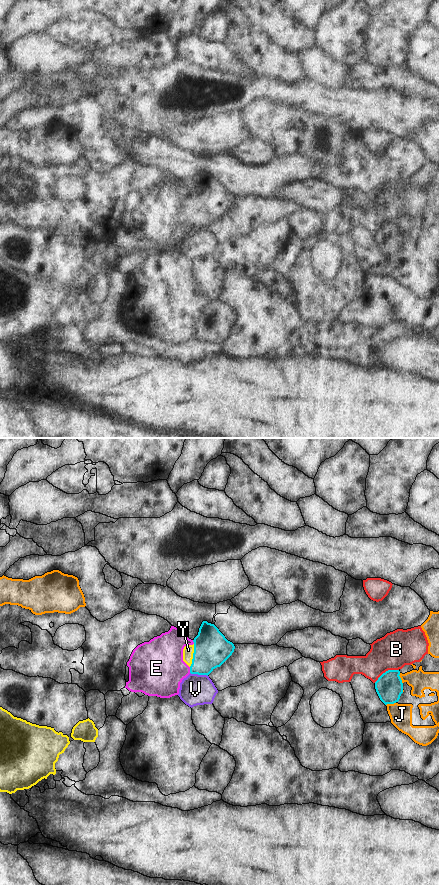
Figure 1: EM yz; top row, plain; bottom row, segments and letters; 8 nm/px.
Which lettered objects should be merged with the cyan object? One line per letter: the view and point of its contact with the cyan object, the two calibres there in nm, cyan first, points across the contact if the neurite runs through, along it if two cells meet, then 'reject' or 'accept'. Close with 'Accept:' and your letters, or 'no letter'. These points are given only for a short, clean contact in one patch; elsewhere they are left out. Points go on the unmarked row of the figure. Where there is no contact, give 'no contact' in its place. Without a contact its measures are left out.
B: yz (386, 223) | 220/300 nm | reject
E: yz (190, 222) | 280/400 nm | reject
J: yz (400, 230) | 220/160 nm | reject
V: yz (199, 226) | 280/240 nm | along yz (190, 224), (207, 228) | reject
Y: yz (193, 207) | 280/90 nm | across yz (211, 201), (204, 207), (193, 207), (188, 202) | accept
Accept: Y

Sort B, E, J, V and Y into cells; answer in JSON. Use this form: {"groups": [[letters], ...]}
{"groups": [["B"], ["E"], ["J"], ["V"], ["Y"]]}

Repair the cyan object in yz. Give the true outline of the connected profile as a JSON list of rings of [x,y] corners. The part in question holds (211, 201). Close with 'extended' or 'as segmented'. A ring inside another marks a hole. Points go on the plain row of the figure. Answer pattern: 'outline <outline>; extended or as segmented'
outline [[[203,173],[193,197],[183,201],[183,213],[190,219],[191,226],[209,227],[220,219],[234,204],[235,198],[219,181]]]; extended

